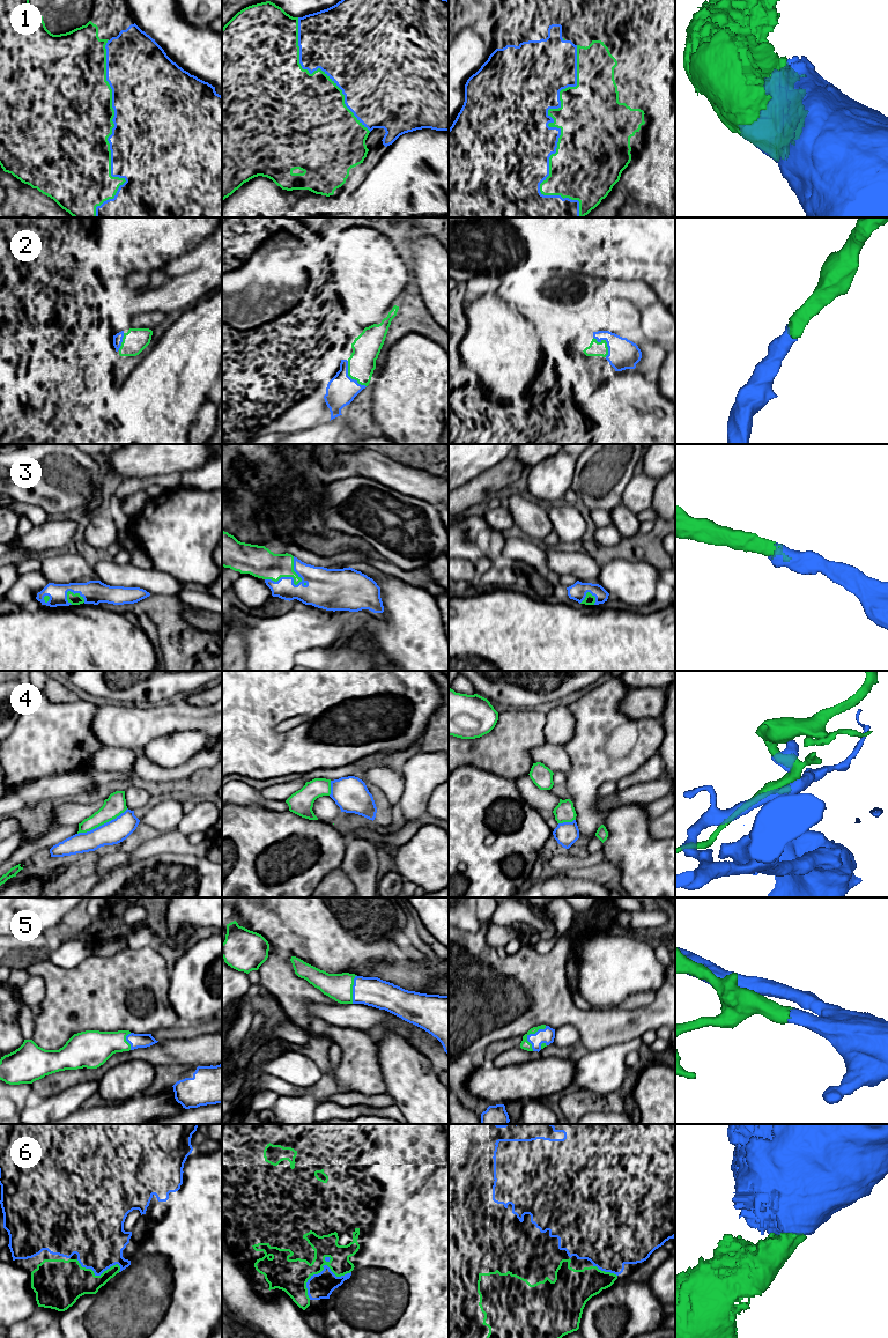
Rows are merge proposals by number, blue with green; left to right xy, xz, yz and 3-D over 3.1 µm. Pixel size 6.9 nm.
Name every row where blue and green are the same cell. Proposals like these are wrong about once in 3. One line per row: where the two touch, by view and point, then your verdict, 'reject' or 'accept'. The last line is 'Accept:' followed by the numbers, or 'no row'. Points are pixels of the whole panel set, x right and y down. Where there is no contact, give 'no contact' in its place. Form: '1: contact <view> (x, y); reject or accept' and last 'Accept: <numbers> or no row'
1: contact yz (560, 133); accept
2: contact xz (349, 377); accept
3: contact xz (293, 582); accept
4: contact xy (102, 825); reject
5: contact yz (530, 1034); accept
6: contact xz (322, 1271); accept
Accept: 1, 2, 3, 5, 6

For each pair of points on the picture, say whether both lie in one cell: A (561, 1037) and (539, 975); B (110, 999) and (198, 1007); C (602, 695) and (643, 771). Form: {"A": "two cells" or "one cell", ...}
{"A": "two cells", "B": "two cells", "C": "two cells"}

